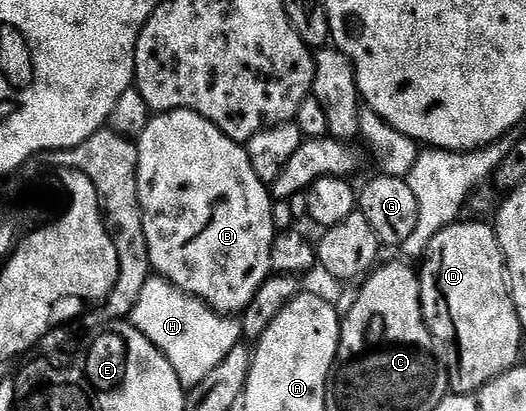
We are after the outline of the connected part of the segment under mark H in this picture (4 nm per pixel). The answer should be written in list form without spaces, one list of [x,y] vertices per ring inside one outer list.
[[[156,275],[150,276],[147,287],[143,287],[143,295],[139,295],[139,303],[135,303],[131,314],[131,323],[169,360],[171,367],[175,367],[175,375],[179,375],[186,387],[203,383],[208,373],[223,363],[227,351],[243,337],[236,316],[217,313],[198,297],[176,289],[170,281]]]

